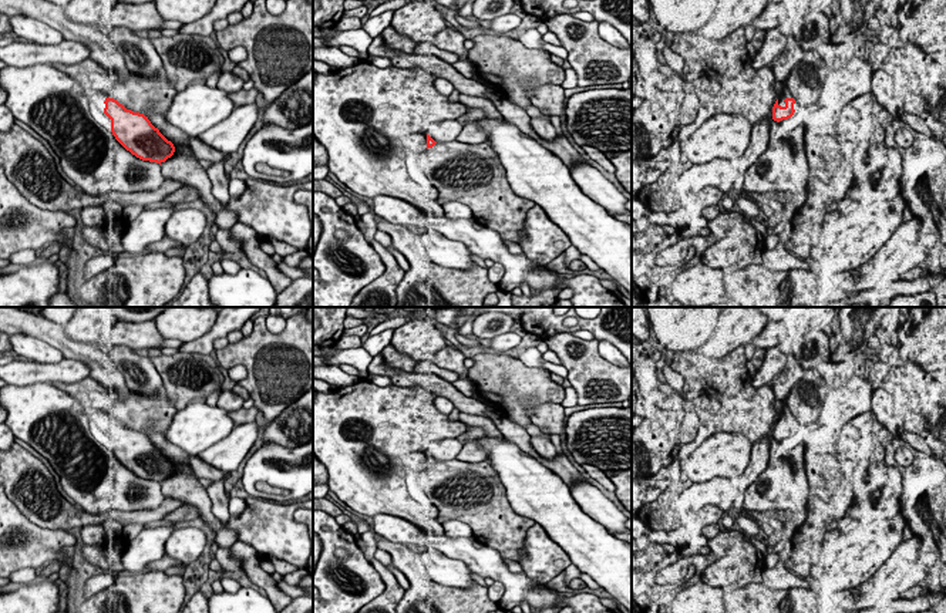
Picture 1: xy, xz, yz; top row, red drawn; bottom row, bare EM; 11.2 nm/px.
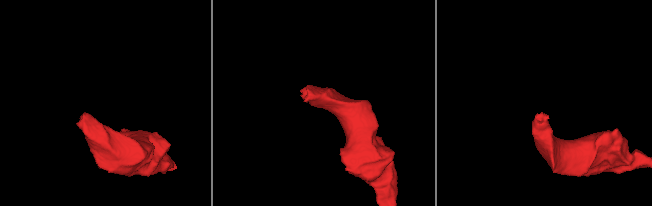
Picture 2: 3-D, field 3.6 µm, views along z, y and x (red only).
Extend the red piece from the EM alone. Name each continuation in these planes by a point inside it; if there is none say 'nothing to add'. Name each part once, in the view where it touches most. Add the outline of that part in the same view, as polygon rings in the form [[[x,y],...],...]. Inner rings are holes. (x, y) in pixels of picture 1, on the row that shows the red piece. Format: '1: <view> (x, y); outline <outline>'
1: xz (416, 141); outline [[[411,134],[403,138],[401,144],[411,151],[422,151],[427,144],[427,134]]]

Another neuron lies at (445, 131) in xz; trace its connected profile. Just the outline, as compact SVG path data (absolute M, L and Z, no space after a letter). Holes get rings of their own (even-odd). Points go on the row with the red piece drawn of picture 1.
M445 119L430 125L428 135L438 144L455 141L462 127L457 119Z

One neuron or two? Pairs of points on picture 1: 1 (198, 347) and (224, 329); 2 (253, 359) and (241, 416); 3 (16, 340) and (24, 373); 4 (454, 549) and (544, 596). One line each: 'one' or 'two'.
1: one
2: two
3: two
4: one

